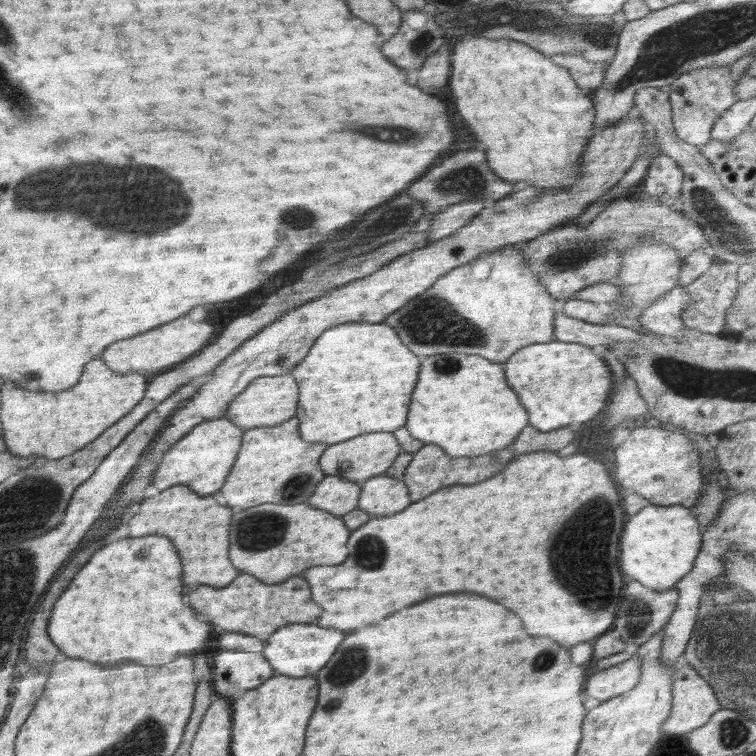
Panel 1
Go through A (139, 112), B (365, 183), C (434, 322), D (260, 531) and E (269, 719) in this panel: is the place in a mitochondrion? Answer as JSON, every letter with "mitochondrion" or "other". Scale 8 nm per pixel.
{"A":"other","B":"other","C":"mitochondrion","D":"mitochondrion","E":"other"}

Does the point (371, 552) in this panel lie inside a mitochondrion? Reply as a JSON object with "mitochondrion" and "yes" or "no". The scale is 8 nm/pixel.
{"mitochondrion":"yes"}

